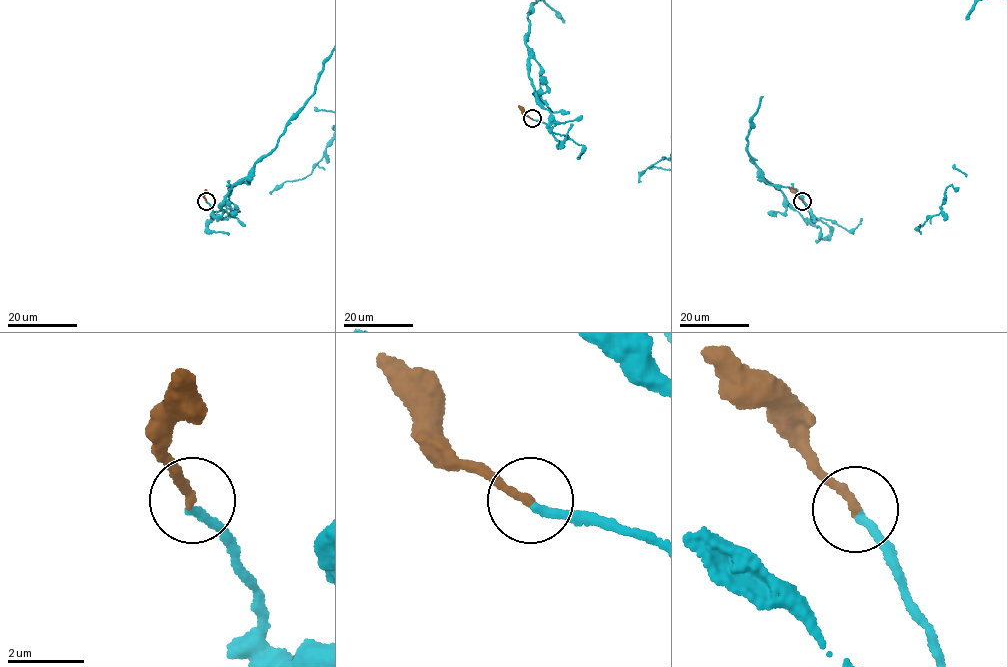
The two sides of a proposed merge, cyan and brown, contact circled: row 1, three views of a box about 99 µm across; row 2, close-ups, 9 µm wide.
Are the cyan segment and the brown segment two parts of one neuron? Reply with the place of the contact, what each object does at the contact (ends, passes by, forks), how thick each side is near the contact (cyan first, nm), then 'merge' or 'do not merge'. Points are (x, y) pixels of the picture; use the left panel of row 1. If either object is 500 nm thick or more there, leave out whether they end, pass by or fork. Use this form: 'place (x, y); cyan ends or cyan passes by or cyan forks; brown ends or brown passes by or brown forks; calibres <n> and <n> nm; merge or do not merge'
place (206, 201); cyan ends; brown ends; calibres 220 and 240 nm; merge

